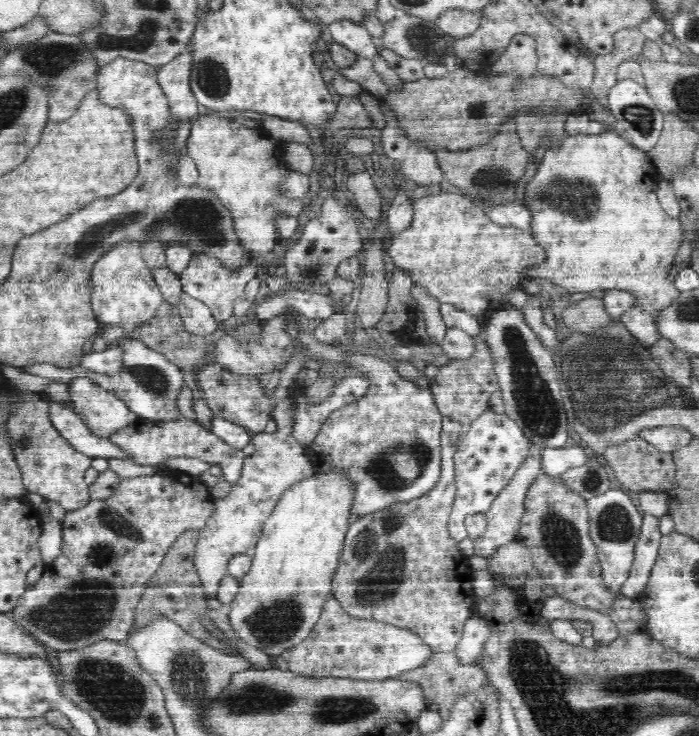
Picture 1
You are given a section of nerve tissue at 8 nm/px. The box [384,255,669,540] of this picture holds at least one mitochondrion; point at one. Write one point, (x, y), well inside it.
(535, 400)

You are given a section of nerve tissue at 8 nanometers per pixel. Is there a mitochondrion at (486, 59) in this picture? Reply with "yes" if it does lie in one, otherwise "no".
no

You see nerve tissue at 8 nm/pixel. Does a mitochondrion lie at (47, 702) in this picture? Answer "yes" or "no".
no

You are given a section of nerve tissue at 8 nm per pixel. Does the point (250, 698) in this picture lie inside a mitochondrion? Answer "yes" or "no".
yes

